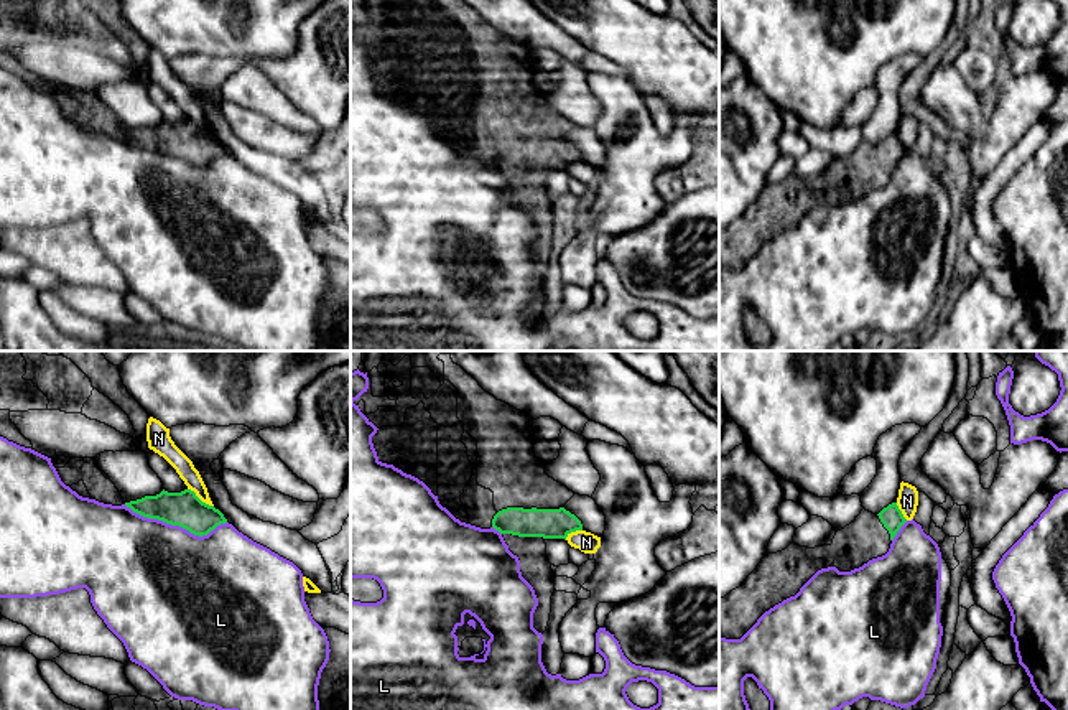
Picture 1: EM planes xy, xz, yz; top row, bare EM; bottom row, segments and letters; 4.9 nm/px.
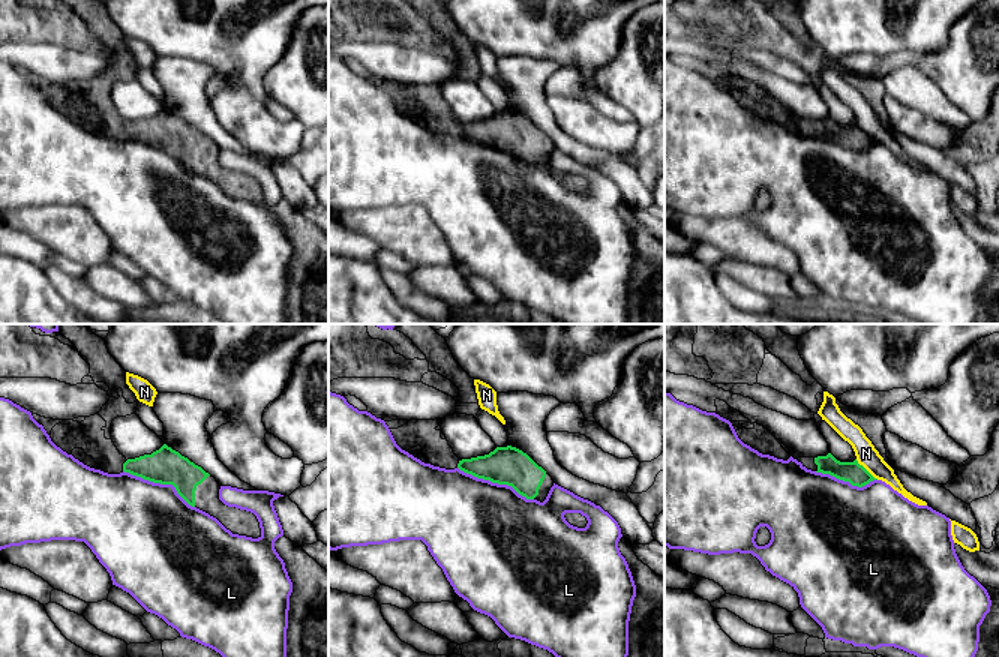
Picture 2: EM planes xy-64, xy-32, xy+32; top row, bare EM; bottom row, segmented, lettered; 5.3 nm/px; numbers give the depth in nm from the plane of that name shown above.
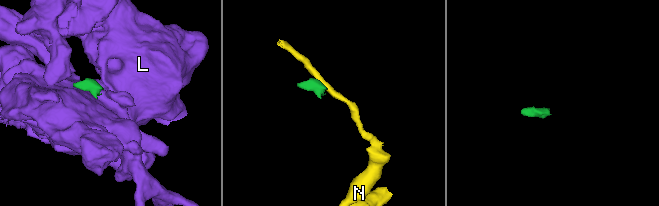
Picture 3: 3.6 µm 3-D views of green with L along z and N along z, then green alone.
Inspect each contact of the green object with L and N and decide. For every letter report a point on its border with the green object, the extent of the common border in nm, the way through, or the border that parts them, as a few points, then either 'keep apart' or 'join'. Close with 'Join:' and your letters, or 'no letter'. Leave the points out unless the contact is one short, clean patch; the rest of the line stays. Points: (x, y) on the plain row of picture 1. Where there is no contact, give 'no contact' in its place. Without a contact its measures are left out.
L: meets green in xy at (175, 155); contact 500 nm long; border along xy (124, 135), (199, 167), (226, 154); keep apart
N: meets green in xy at (199, 130); contact 160 nm long; border along xy (188, 119), (213, 137); keep apart
Join: no letter

